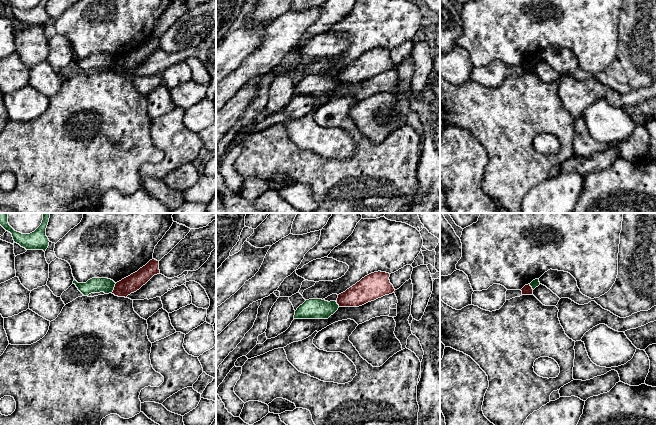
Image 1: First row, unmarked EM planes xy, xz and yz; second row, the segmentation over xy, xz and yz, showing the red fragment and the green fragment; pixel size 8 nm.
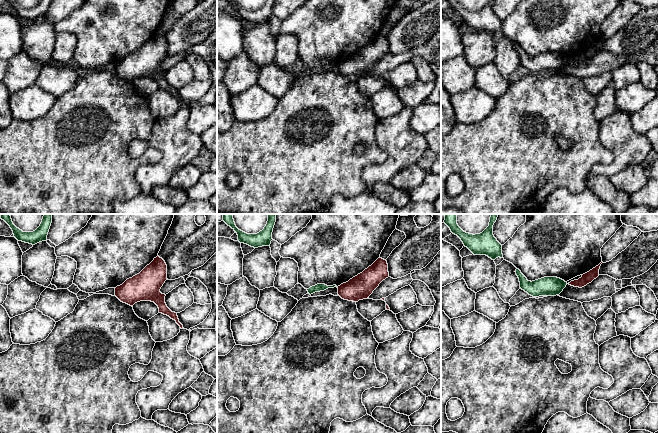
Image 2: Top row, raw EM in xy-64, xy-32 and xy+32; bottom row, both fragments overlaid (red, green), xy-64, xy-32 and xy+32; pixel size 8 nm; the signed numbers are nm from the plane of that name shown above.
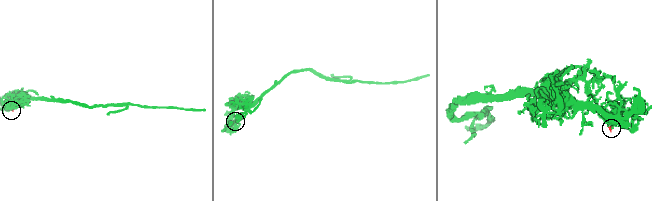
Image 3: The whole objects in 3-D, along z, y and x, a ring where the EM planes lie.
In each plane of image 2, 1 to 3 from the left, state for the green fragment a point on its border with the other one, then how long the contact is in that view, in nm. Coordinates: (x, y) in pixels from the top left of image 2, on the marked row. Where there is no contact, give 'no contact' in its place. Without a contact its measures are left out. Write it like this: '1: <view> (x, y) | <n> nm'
1: no contact
2: no contact
3: no contact

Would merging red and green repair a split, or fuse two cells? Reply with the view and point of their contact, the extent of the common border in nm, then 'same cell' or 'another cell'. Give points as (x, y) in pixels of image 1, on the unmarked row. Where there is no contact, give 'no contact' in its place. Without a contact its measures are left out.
xy (114, 64) | 90 nm | another cell

